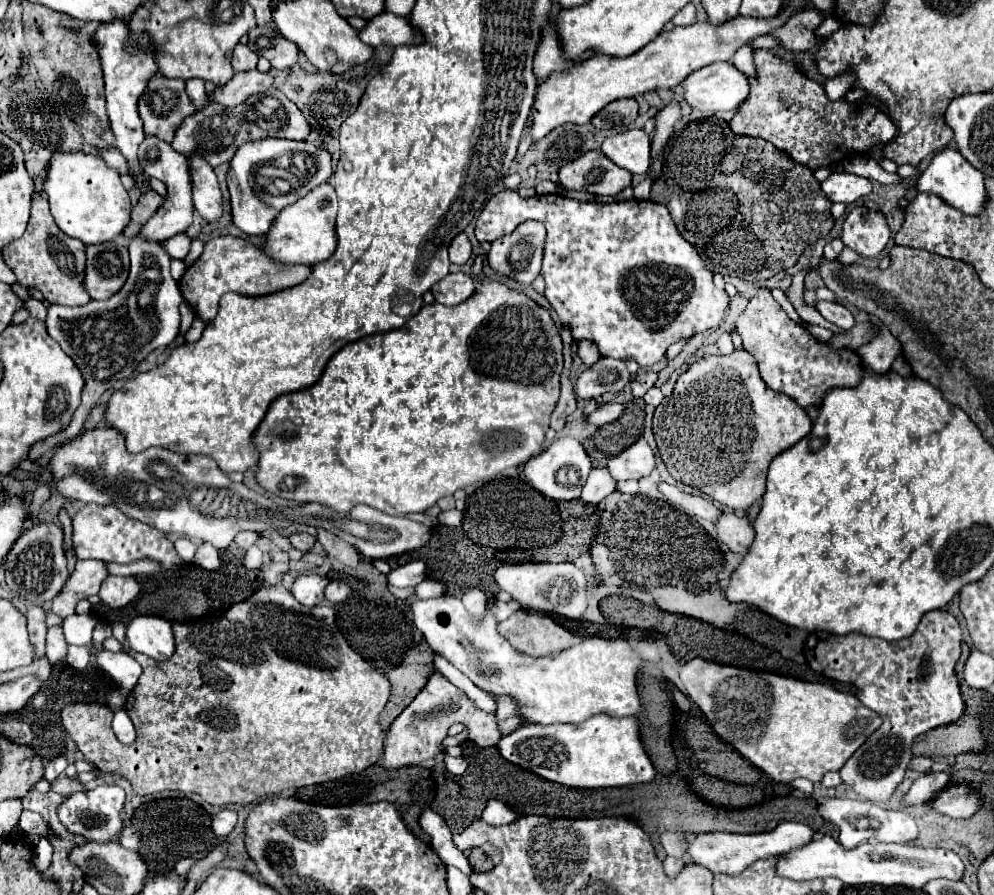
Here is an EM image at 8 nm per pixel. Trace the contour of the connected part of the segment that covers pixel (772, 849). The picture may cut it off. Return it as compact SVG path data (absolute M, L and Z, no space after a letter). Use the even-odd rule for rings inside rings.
M786 821L780 823L774 831L768 833L758 833L758 835L736 835L736 833L702 833L696 837L696 841L690 843L690 855L694 859L694 863L708 867L714 875L716 873L724 873L730 877L736 877L744 871L744 867L748 867L750 863L754 863L756 859L766 859L770 855L778 855L778 853L786 853L790 849L796 849L804 843L808 843L812 839L812 829L804 823L794 823L794 821Z

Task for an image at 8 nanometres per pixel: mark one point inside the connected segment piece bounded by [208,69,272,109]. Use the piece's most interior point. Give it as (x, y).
(235, 92)

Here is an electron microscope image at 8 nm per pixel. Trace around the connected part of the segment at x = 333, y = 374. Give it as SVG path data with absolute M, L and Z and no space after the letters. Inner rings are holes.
M482 279L480 287L466 301L446 307L440 303L424 305L408 323L388 333L376 333L374 337L360 339L344 345L330 361L324 375L314 387L304 393L284 395L268 409L264 423L256 431L256 447L260 451L260 463L256 479L272 495L296 501L296 503L324 503L332 511L348 513L356 503L370 505L388 515L406 515L414 511L426 511L436 505L438 499L454 495L463 489L470 496L483 485L497 478L512 478L512 467L524 465L532 455L538 455L544 447L544 435L550 427L550 415L560 397L560 373L562 373L562 339L560 329L552 321L550 313L540 307L526 293L514 291L496 279Z

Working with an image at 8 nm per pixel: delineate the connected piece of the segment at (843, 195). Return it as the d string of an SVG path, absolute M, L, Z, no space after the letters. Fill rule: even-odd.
M832 173L824 183L822 191L832 203L854 205L858 199L864 199L872 191L872 183L866 177L852 173Z

